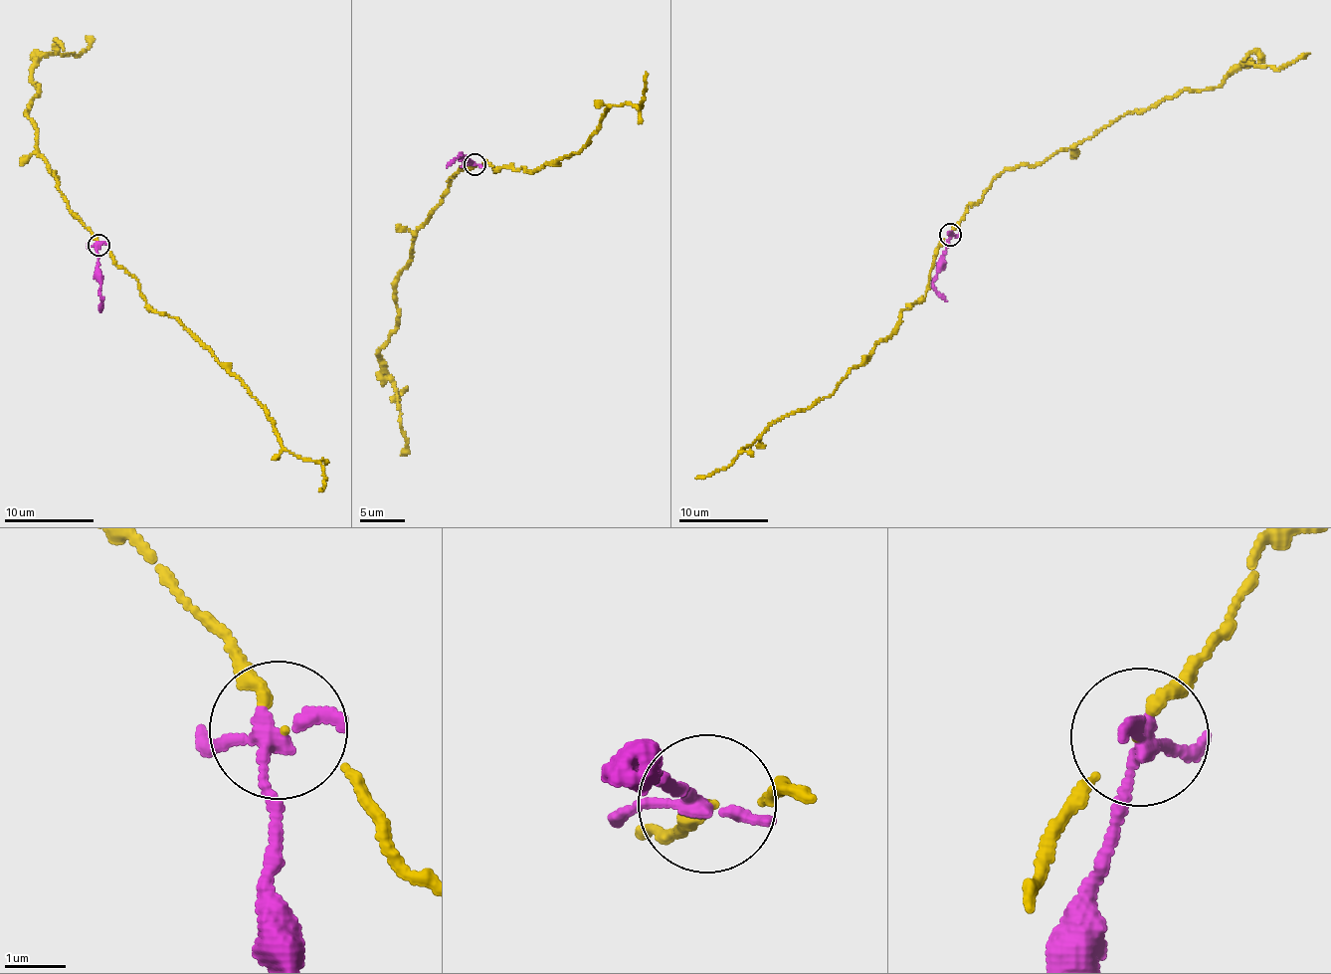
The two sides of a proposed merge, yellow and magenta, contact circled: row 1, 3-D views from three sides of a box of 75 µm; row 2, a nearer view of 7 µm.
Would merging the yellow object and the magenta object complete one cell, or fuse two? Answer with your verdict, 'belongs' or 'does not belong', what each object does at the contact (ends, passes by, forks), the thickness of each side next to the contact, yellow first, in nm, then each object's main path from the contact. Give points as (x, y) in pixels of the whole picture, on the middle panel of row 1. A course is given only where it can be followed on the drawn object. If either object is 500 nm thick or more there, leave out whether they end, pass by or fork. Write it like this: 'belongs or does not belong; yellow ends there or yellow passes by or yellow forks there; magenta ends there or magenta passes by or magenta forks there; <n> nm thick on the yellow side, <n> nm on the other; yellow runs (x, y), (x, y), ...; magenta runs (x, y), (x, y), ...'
does not belong; yellow passes by; magenta forks there; 100 nm thick on the yellow side, 180 nm on the other; yellow runs (476, 165), (463, 166), (450, 177), (418, 229), (398, 277), (398, 320), (379, 353), (406, 445), (400, 455); magenta runs (475, 165), (461, 160), (461, 153), (447, 167)

